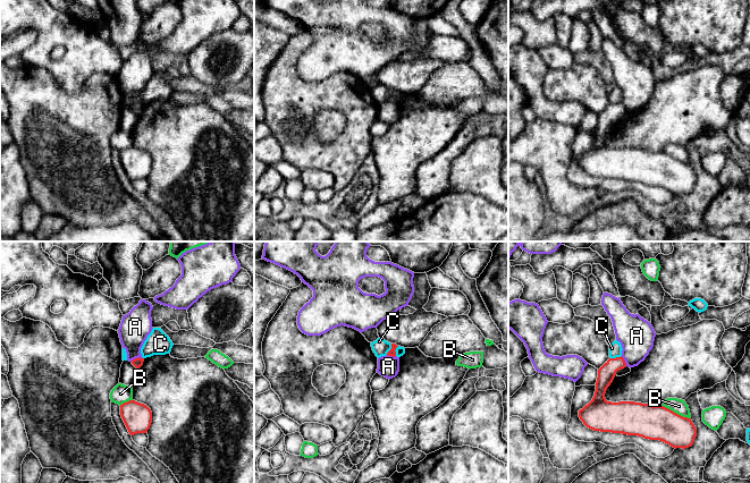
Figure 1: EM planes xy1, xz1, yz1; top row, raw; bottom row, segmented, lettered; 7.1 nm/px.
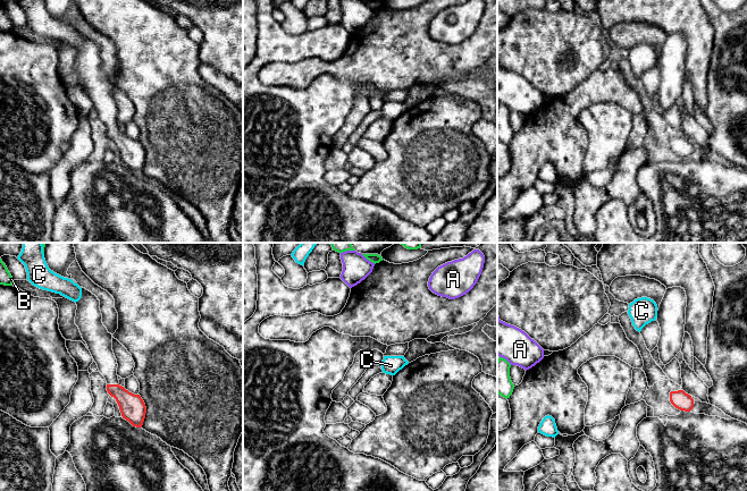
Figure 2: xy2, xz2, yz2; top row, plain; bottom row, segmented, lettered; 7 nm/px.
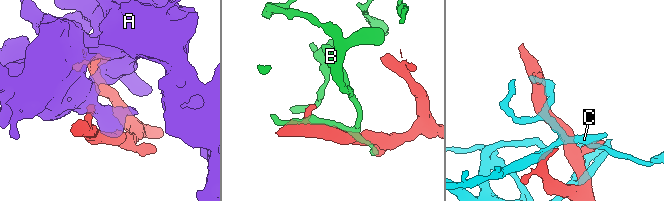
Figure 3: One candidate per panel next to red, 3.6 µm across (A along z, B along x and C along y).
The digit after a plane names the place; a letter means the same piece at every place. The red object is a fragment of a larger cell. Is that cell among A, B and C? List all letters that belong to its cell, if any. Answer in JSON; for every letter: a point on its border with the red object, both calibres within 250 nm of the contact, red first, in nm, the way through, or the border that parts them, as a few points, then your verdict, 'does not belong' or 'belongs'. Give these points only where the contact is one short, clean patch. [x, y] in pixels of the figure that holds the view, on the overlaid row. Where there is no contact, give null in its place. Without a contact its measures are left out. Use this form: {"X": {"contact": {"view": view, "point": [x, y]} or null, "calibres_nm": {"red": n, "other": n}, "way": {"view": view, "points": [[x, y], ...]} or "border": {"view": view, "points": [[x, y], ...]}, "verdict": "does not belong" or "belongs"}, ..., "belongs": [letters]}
{"A": {"contact": {"view": "xy1", "point": [136, 358]}, "calibres_nm": {"red": 70, "other": 220}, "border": {"view": "xy1", "points": [[142, 357], [135, 357], [131, 361]]}, "verdict": "does not belong"}, "B": {"contact": {"view": "yz1", "point": [675, 413]}, "calibres_nm": {"red": 240, "other": 110}, "verdict": "does not belong"}, "C": {"contact": {"view": "xz1", "point": [390, 349]}, "calibres_nm": {"red": 50, "other": 120}, "verdict": "does not belong"}, "belongs": []}

